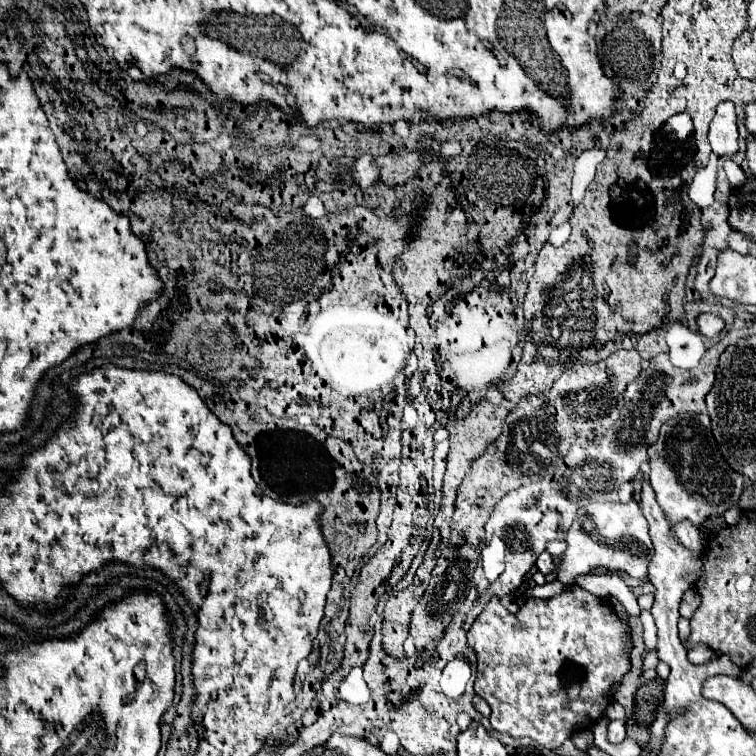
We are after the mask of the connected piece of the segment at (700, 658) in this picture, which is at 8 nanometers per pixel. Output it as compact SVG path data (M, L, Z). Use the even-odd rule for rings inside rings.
M697 645L697 647L693 647L693 649L689 651L691 663L705 663L709 657L711 657L711 649L705 647L705 645Z

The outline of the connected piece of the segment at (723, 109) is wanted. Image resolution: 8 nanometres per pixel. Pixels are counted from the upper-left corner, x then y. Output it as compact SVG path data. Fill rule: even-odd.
M719 103L717 113L709 127L709 143L717 157L731 157L739 151L739 133L737 133L737 113L733 103Z

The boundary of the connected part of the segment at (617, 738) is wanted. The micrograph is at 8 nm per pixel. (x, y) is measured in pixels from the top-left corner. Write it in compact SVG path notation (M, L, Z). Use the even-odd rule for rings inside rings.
M609 721L609 741L621 743L625 739L625 721Z

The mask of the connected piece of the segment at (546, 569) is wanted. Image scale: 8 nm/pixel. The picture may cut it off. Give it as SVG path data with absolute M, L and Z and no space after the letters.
M543 551L543 553L537 557L537 569L539 569L543 575L547 575L547 573L551 573L551 571L555 569L553 557L551 557L547 551Z

